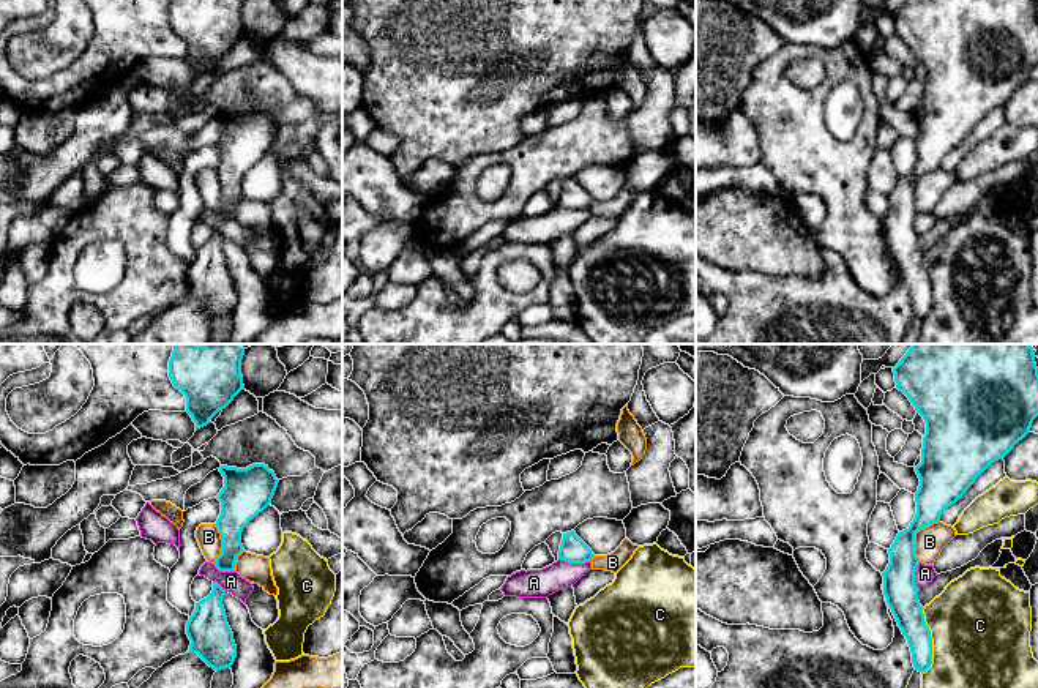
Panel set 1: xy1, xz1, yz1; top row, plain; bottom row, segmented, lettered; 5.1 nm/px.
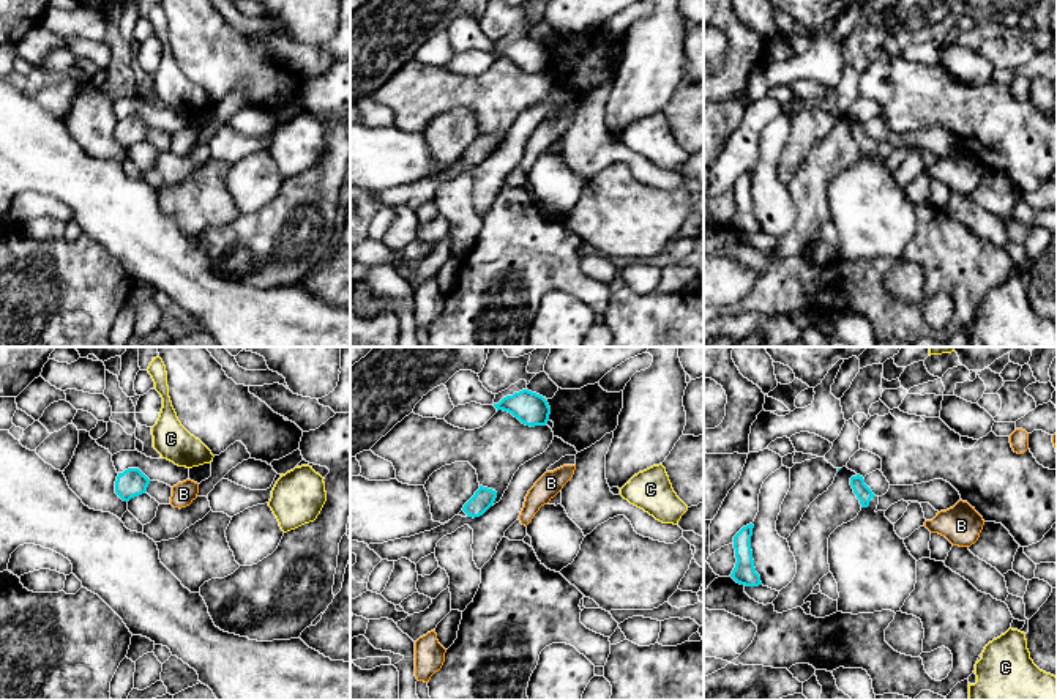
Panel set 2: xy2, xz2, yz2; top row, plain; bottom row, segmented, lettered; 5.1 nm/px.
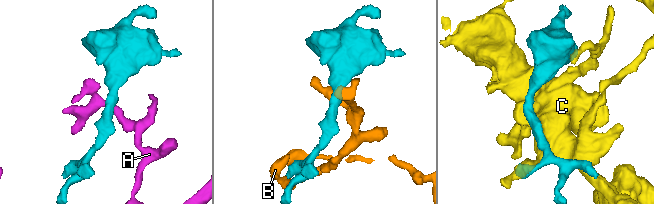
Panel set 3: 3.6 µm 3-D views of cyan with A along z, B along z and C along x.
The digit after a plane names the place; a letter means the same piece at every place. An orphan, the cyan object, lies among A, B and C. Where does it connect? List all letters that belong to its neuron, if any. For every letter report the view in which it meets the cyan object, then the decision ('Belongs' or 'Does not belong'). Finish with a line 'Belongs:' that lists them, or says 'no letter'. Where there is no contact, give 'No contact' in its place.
A: Touches cyan in xz1. Does not belong
B: Touches cyan in yz1. Does not belong
C: Touches cyan in yz1. Does not belong
Belongs: no letter

